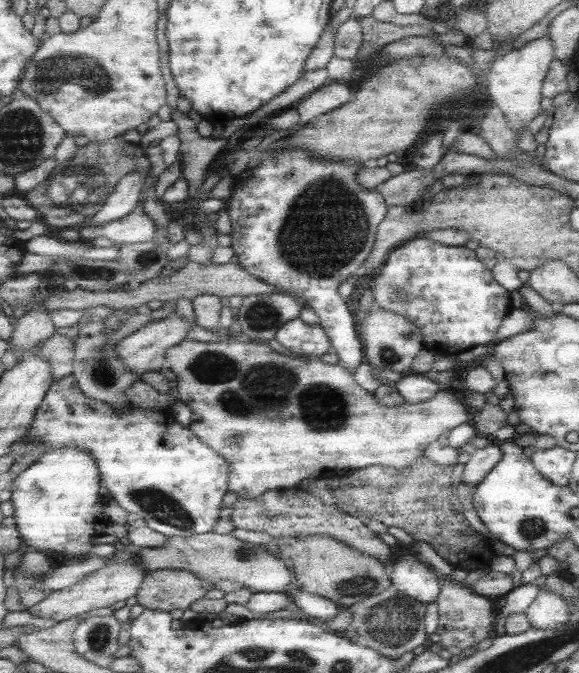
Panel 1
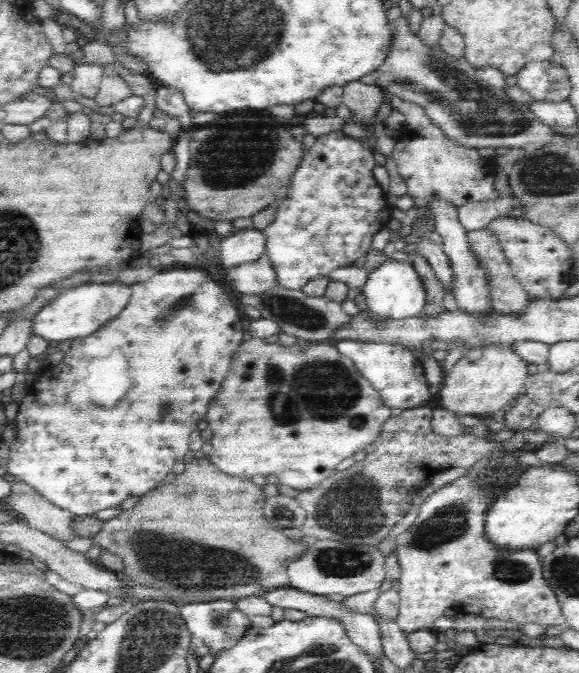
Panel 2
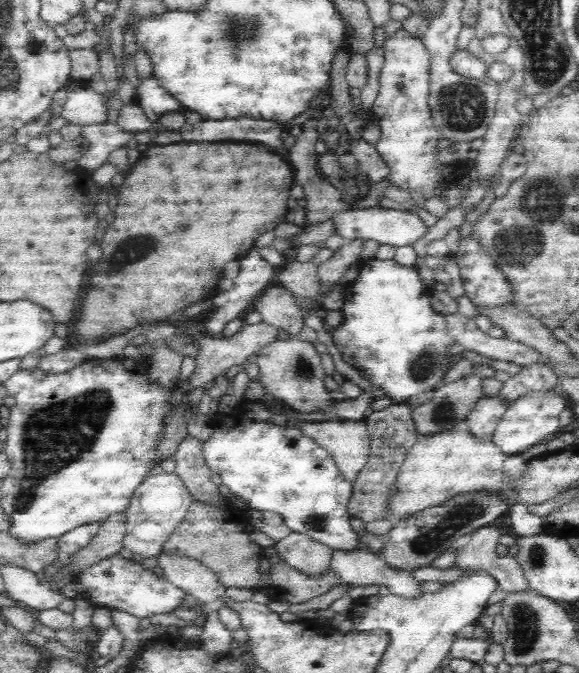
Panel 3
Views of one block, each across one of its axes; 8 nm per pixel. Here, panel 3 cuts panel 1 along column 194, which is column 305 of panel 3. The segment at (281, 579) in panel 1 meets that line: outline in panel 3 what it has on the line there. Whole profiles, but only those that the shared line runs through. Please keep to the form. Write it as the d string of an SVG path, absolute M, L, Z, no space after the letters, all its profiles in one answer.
M292 532L277 542L280 559L292 568L308 575L317 575L329 570L332 550L300 532Z

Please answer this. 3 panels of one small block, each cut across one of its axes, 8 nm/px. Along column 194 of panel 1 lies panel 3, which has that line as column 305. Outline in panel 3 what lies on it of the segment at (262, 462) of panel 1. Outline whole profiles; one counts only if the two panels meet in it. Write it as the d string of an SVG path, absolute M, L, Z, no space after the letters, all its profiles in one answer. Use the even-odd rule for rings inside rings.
M298 337L288 340L276 338L259 350L256 364L259 368L259 382L266 390L265 394L276 397L284 406L298 413L310 414L328 410L334 404L330 391L322 383L326 370L322 365L322 357L311 342ZM363 421L301 422L301 430L335 459L342 475L353 482L371 456L371 435Z

